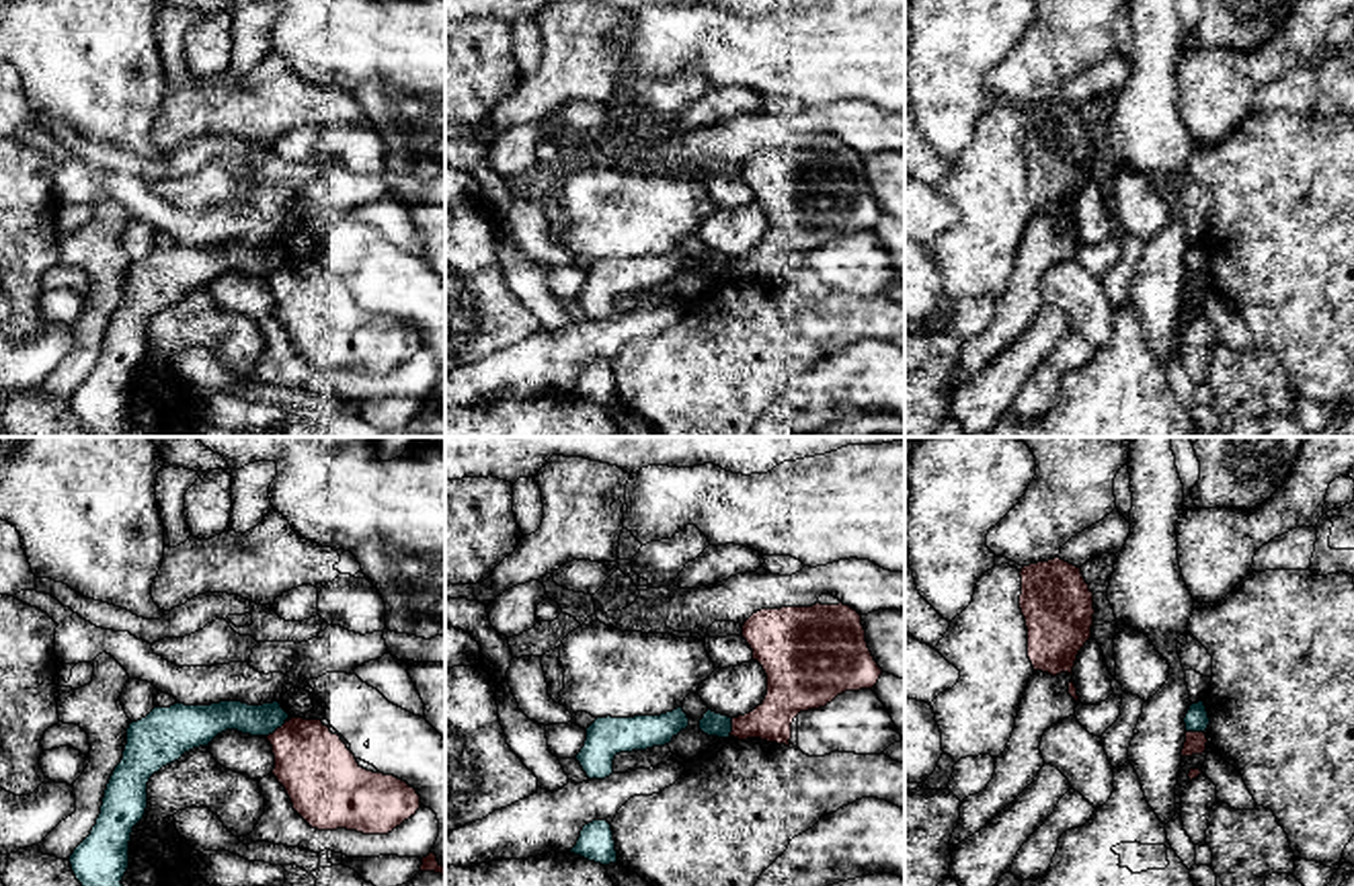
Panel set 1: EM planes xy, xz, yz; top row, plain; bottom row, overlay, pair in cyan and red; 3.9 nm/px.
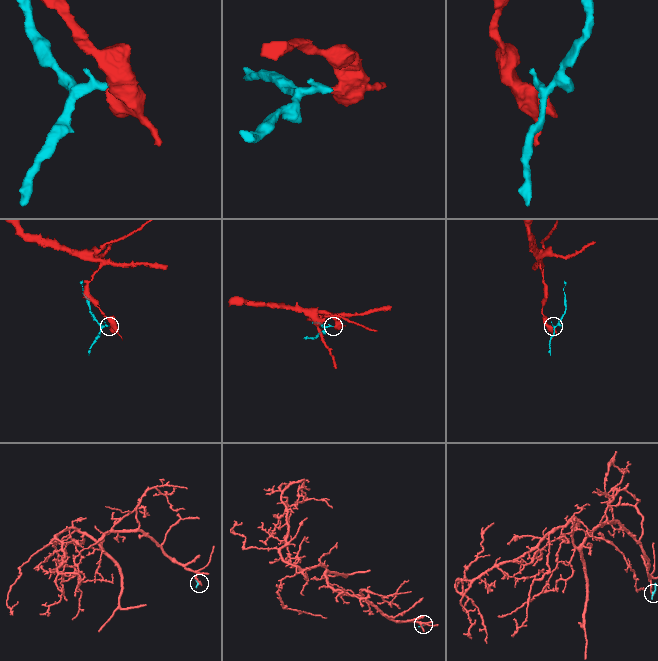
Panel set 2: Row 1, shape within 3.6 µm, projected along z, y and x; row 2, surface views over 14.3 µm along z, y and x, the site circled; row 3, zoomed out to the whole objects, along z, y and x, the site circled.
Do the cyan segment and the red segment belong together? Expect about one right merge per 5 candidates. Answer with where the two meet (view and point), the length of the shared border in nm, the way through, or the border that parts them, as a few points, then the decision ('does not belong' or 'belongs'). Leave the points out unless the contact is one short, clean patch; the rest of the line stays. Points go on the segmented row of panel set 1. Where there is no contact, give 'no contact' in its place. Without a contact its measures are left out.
contact xy (275, 729); length 100 nm; border xy (286, 722), (267, 737); does not belong

